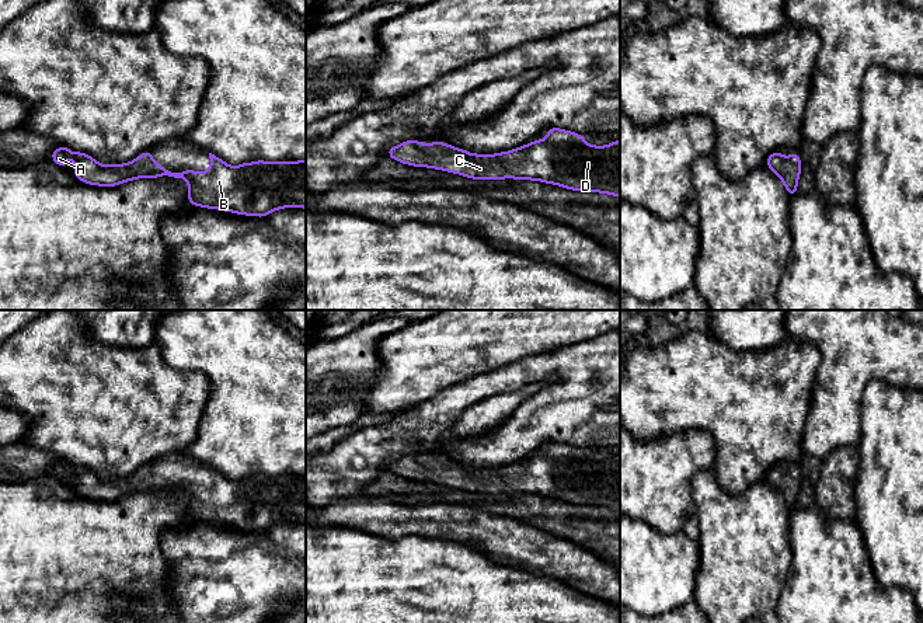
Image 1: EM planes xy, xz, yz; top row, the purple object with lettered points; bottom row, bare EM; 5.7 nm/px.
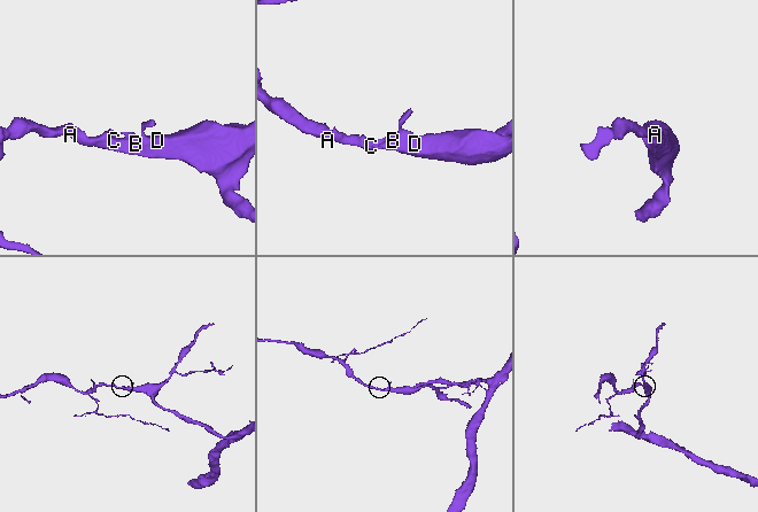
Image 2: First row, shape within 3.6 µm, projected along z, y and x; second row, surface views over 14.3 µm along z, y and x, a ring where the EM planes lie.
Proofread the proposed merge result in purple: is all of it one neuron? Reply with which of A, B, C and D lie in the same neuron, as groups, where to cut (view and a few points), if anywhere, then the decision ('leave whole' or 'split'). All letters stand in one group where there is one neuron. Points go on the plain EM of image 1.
A B C D; no cut; leave whole

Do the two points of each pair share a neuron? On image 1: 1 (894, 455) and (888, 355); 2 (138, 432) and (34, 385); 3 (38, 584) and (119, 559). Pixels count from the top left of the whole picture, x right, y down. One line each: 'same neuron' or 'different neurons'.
1: different neurons
2: same neuron
3: same neuron

